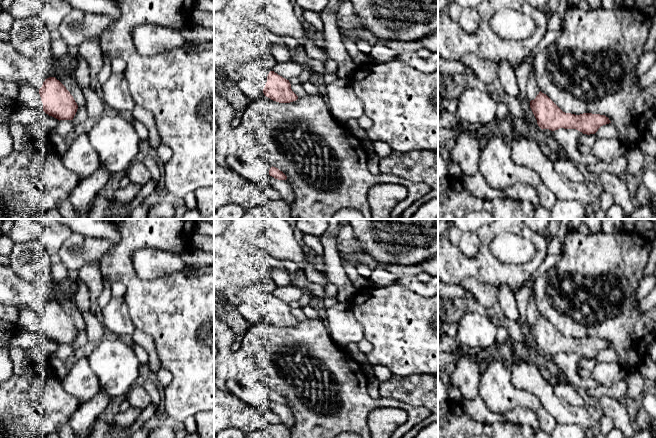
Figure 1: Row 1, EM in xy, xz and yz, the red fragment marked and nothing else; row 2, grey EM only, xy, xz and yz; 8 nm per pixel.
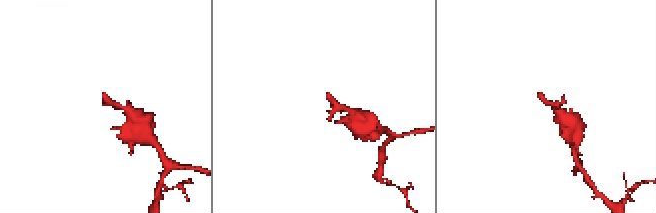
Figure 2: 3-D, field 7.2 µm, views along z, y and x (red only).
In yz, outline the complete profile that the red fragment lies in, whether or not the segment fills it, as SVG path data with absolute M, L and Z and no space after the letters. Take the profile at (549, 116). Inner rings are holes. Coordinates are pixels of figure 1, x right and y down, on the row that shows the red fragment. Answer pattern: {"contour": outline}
{"contour": "M541 91L534 100L530 101L530 108L542 130L576 129L590 135L595 134L601 126L611 123L605 115L565 113Z"}

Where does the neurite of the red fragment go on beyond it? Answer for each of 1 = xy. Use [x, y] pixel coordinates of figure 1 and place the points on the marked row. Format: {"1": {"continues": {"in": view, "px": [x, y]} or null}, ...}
{"1": {"continues": null}}

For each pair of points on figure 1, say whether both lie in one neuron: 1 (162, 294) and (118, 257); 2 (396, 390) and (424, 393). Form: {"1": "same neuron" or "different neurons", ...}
{"1": "same neuron", "2": "same neuron"}

